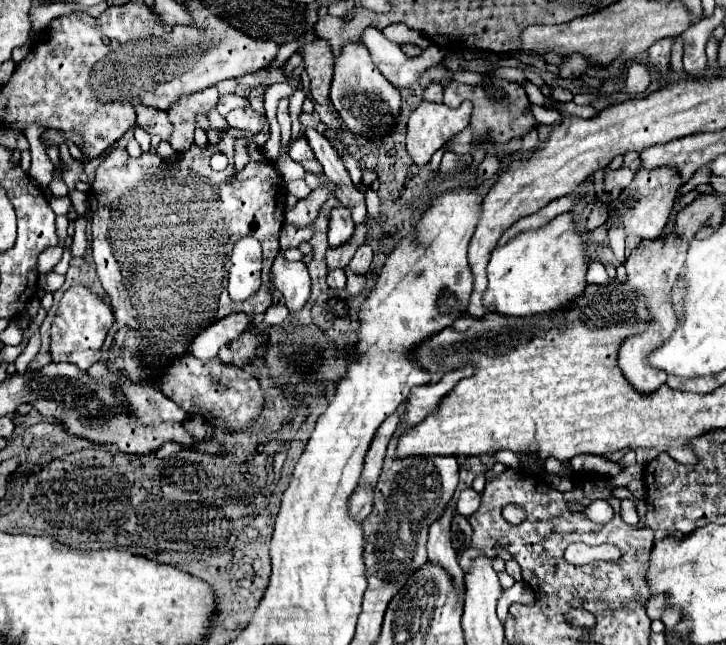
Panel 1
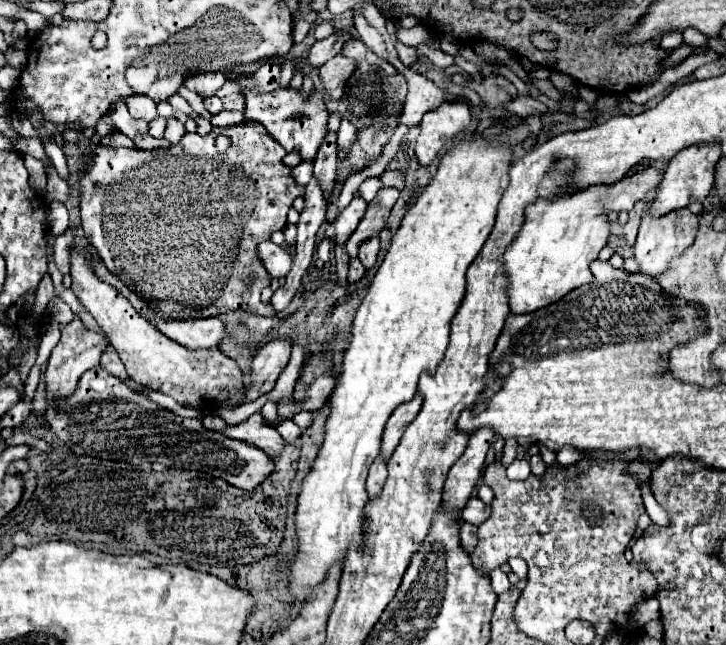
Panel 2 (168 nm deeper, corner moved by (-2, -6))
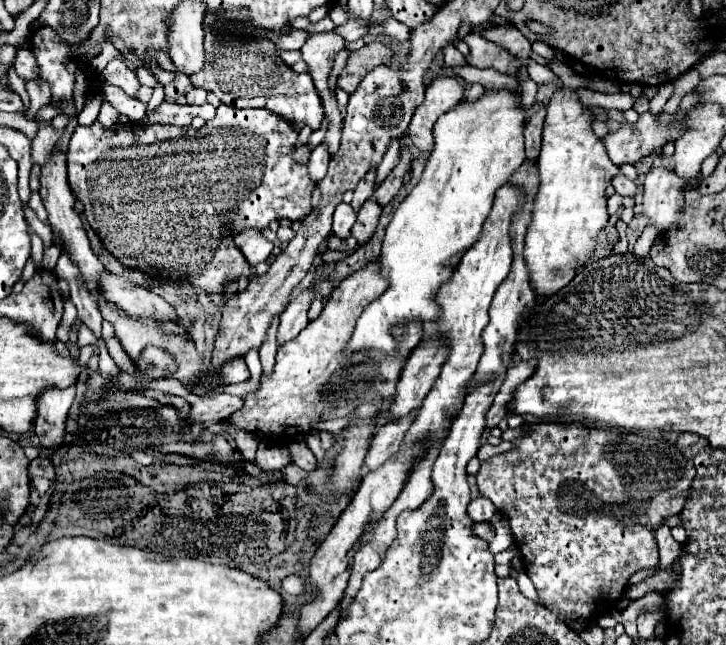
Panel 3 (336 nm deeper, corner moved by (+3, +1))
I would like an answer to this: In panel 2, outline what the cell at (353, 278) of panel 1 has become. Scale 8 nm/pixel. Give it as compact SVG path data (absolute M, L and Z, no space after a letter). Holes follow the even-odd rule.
M350 259L350 273L348 273L348 281L350 283L358 283L364 277L366 269L362 267L362 263L358 259Z

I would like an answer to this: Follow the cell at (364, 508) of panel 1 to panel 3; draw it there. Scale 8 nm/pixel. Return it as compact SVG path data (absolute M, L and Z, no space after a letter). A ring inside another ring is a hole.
M417 408L413 410L413 414L405 416L405 420L399 420L397 424L389 422L379 428L379 432L373 436L369 452L365 456L367 470L379 468L381 464L385 464L385 460L389 460L397 452L397 448L401 446L401 436L405 436L405 428L409 428L409 420L413 420L413 416L417 416Z

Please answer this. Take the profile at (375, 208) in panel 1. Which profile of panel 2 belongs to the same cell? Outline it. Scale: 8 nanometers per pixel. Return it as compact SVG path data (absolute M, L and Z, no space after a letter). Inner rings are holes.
M378 177L366 179L366 181L360 185L360 195L366 199L366 203L372 203L372 199L376 197L376 193L378 193L380 187L382 187L382 183L380 183Z

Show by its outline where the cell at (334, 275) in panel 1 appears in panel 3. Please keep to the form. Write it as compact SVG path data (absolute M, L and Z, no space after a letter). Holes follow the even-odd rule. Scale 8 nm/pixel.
M341 202L333 216L333 234L339 238L347 238L351 234L351 226L355 224L355 218L357 218L355 210L349 204Z

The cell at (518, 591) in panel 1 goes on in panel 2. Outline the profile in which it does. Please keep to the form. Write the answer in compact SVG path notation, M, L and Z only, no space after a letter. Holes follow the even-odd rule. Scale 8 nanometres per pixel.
M496 569L494 575L490 575L490 579L492 579L492 587L494 587L494 593L496 593L496 595L506 593L506 591L510 589L510 581L508 581L506 573L502 573L500 569Z

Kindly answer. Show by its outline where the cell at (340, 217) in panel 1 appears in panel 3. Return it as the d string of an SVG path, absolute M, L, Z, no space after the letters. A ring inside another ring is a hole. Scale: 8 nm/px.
M369 168L369 172L361 178L361 182L355 188L355 196L353 196L353 210L359 212L359 208L363 206L363 202L373 194L373 184L375 184L375 176L377 176L377 168Z

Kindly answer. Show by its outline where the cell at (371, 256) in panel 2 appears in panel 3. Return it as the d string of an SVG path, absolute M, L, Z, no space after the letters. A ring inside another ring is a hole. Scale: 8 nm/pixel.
M373 196L361 206L359 214L357 214L357 222L355 226L351 228L351 234L355 236L355 240L359 244L365 244L373 232L375 232L375 226L379 222L379 216L381 216L381 206L377 204L377 200L373 200Z

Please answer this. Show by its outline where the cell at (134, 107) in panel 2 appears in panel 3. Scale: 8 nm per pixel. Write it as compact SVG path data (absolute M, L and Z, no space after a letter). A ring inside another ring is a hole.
M113 58L107 68L103 70L103 78L107 84L113 84L113 86L119 86L123 88L131 98L135 96L135 92L139 90L139 80L137 76L129 70L129 66L125 64L125 60L121 58Z

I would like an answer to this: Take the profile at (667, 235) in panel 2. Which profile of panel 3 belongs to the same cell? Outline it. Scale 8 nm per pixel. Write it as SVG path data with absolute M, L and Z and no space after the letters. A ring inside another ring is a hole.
M657 166L647 170L643 184L643 216L655 224L659 232L675 226L685 198L685 188L695 186L697 180L681 180L673 170Z

